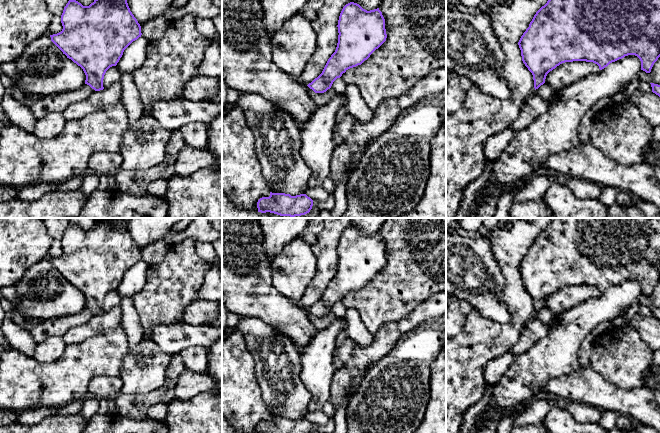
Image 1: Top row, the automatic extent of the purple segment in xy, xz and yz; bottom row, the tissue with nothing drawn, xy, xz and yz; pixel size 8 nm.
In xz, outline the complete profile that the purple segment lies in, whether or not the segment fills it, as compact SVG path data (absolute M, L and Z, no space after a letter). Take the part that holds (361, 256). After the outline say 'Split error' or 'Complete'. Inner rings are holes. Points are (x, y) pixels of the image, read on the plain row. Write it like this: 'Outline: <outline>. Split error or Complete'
Outline: M346 228L338 244L338 267L322 297L307 310L324 317L348 293L361 289L387 262L385 243L379 232L367 235L359 228Z. Complete

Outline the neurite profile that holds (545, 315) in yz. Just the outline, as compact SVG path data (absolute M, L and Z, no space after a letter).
M545 306L543 309L535 314L535 317L541 320L547 327L549 327L551 322L553 321L554 315L552 311Z

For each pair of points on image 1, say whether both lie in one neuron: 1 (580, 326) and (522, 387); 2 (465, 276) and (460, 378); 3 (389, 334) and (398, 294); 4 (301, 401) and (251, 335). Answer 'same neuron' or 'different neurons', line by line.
1: same neuron
2: different neurons
3: different neurons
4: same neuron

